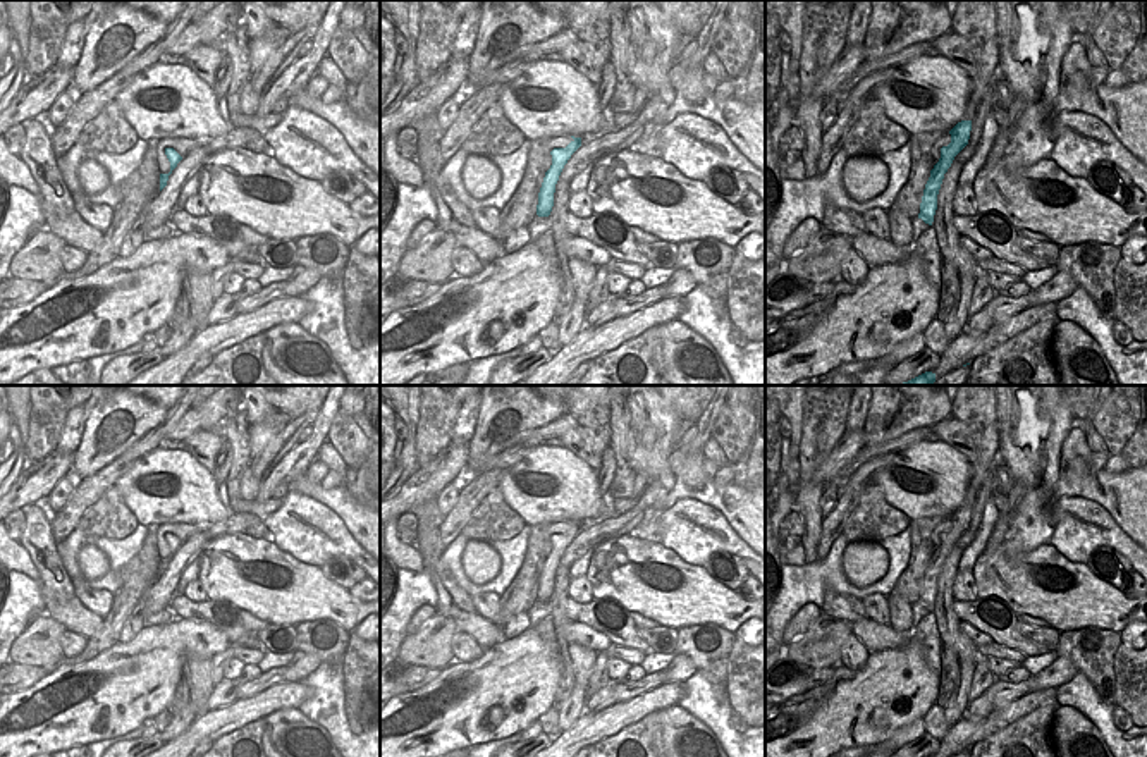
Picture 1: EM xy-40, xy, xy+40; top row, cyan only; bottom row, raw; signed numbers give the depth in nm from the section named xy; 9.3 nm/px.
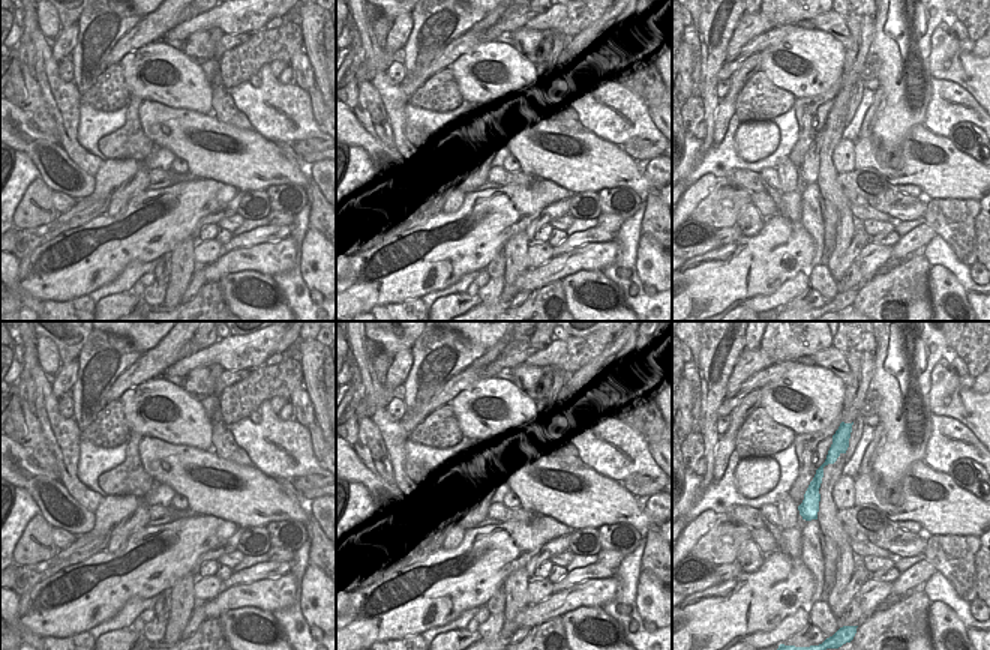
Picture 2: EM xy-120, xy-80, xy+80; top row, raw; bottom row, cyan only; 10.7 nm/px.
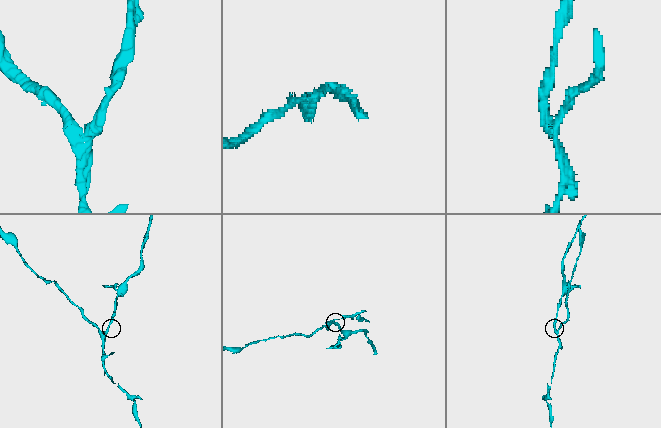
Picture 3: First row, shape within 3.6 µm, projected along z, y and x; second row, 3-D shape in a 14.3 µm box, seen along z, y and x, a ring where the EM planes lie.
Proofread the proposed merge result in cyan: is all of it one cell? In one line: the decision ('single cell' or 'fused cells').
fused cells

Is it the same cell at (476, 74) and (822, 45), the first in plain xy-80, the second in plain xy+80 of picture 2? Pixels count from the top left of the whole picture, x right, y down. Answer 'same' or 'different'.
same

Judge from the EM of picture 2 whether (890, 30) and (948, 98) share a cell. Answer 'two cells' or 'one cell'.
two cells

